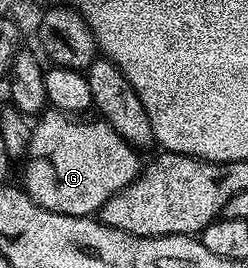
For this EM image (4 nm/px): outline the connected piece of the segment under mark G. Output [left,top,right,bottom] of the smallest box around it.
[21,111,140,217]

